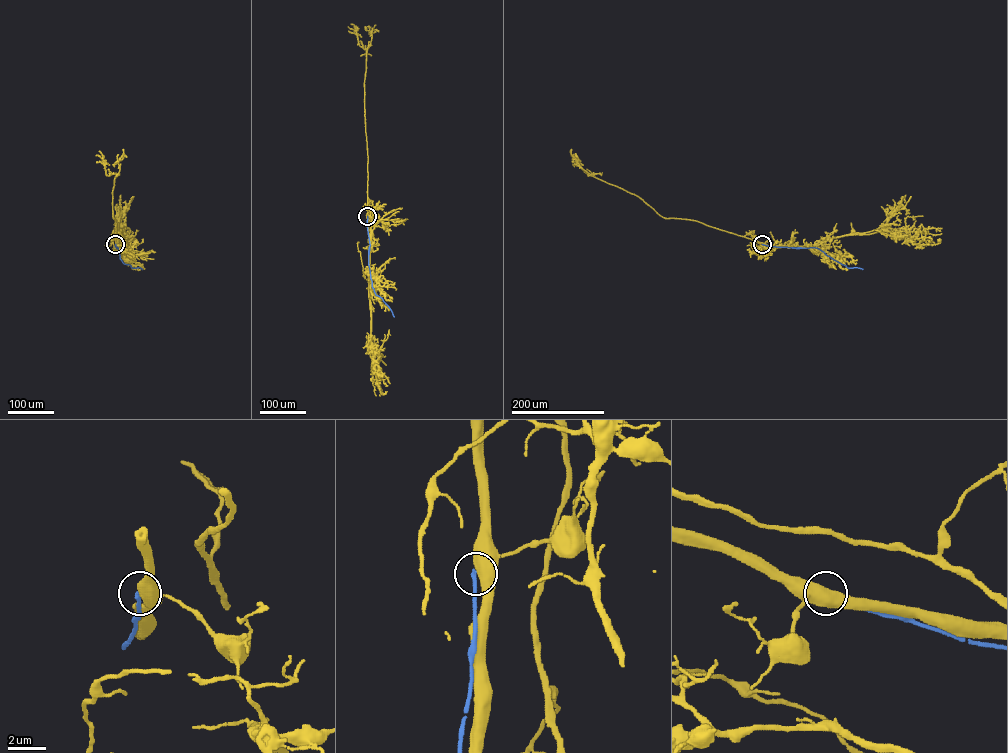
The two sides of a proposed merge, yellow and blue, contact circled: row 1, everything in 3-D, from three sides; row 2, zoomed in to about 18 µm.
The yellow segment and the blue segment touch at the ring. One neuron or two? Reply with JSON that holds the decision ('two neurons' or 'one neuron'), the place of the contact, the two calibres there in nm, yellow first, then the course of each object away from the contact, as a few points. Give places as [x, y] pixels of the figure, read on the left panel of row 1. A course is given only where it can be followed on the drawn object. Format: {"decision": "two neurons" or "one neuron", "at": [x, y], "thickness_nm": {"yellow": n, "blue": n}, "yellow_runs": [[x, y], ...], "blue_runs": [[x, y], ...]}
{"decision": "two neurons", "at": [115, 244], "thickness_nm": {"yellow": 600, "blue": 200}, "yellow_runs": [[115, 244], [112, 192], [117, 174], [106, 175], [99, 150]], "blue_runs": [[115, 244], [123, 263], [142, 269]]}

